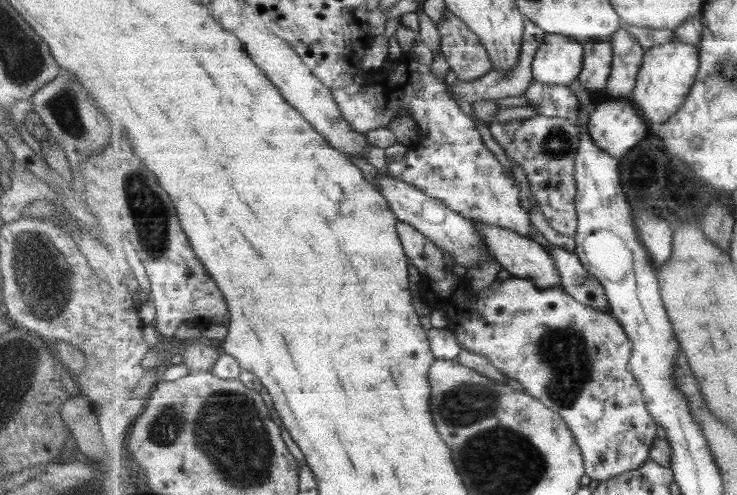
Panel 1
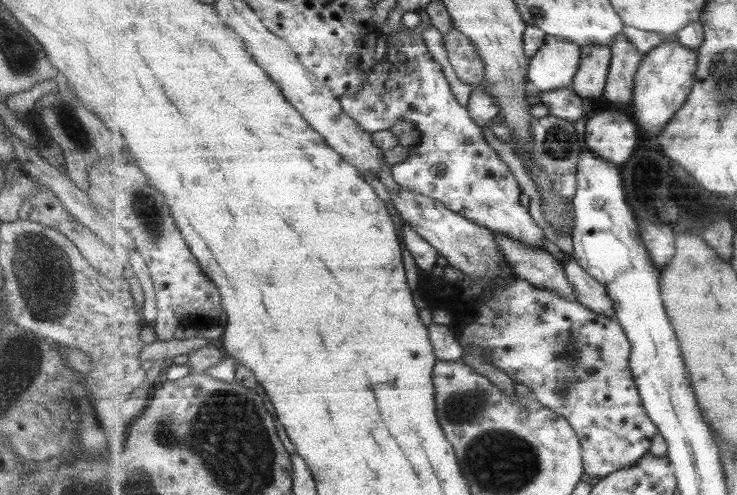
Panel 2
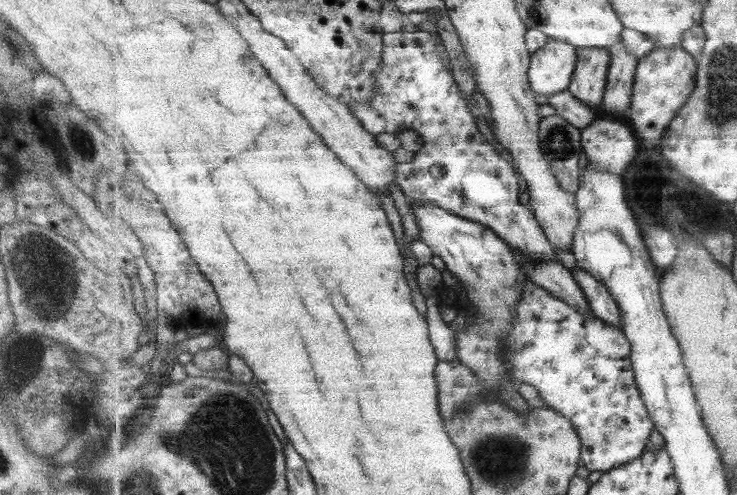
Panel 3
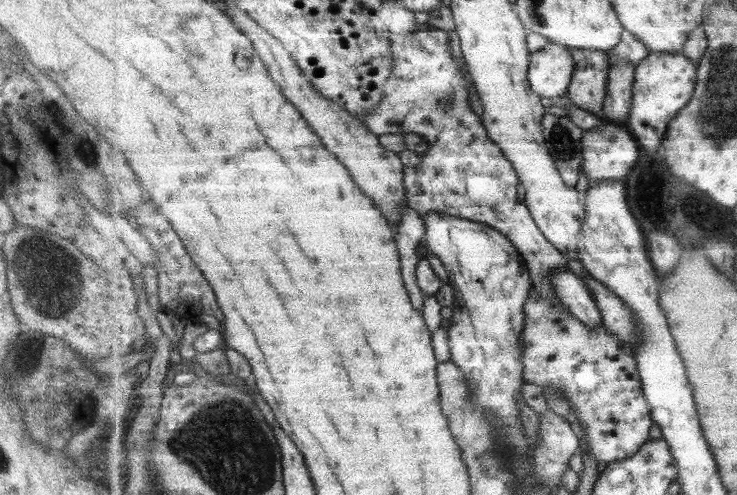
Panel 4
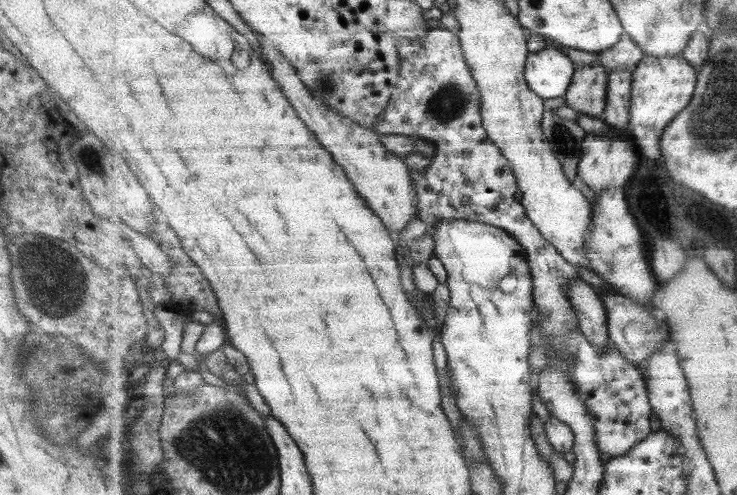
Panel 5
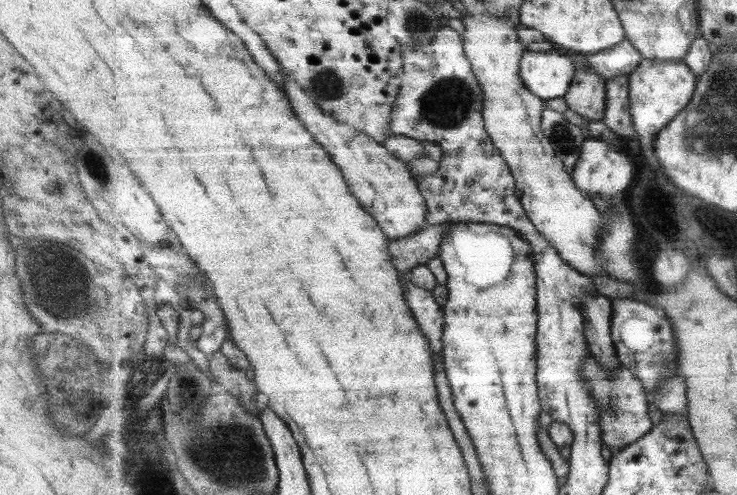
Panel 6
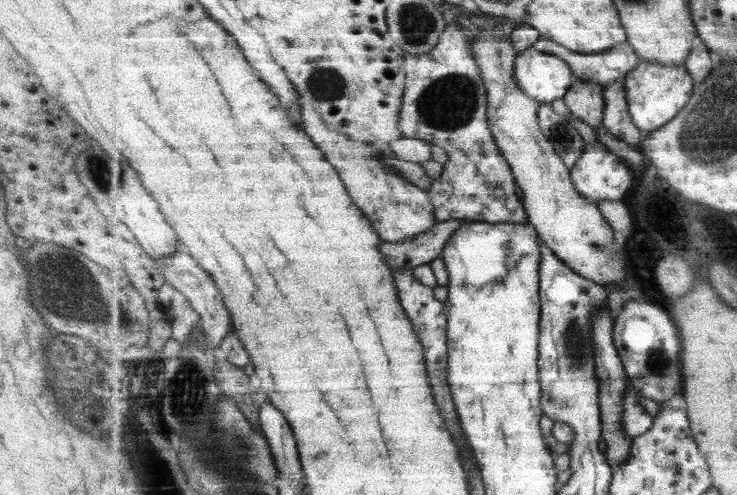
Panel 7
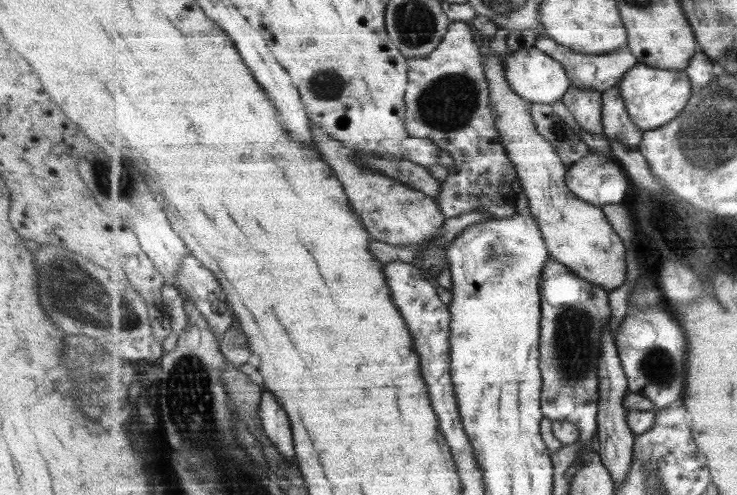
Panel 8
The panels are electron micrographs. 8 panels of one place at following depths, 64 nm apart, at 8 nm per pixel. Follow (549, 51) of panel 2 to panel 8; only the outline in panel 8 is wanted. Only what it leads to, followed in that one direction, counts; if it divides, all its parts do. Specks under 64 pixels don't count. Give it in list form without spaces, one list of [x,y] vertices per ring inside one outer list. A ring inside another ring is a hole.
[[[536,46],[530,49],[510,53],[505,58],[505,75],[510,80],[511,87],[532,103],[552,105],[553,102],[564,100],[567,91],[572,87],[570,76],[562,62],[551,58]]]

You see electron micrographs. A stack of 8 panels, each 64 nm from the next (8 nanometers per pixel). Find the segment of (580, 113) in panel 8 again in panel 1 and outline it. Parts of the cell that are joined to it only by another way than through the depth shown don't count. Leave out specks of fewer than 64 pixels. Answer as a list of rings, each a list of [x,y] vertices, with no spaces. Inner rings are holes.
[[[593,41],[584,44],[583,70],[578,76],[578,81],[590,95],[606,90],[610,82],[613,58],[612,41]]]

